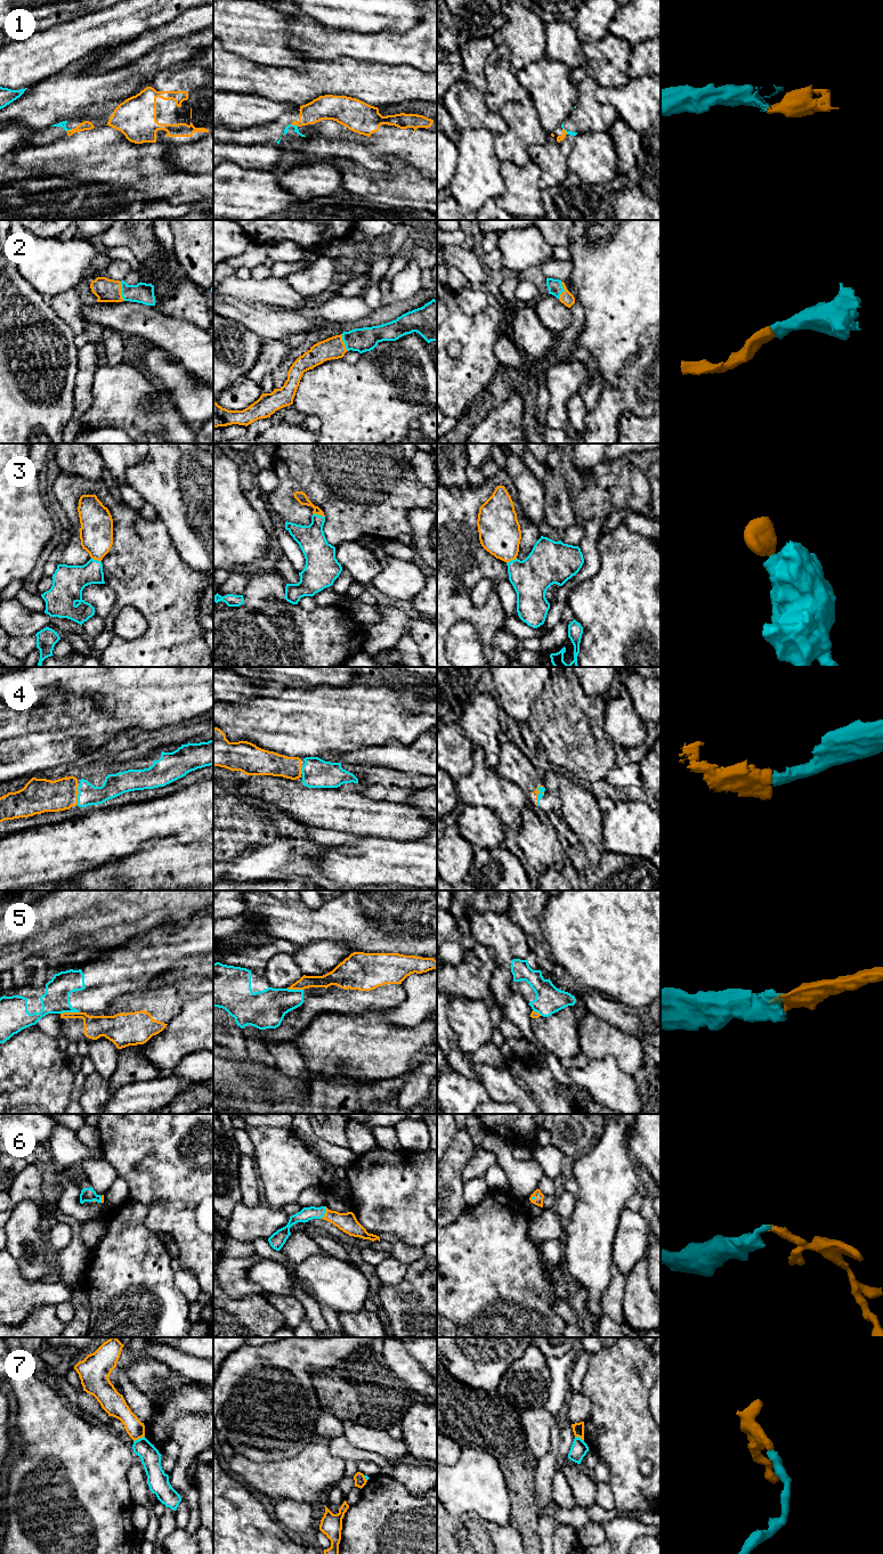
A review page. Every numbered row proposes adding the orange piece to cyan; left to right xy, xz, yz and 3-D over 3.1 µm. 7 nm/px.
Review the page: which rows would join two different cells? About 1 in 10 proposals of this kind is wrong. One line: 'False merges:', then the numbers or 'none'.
False merges: 5

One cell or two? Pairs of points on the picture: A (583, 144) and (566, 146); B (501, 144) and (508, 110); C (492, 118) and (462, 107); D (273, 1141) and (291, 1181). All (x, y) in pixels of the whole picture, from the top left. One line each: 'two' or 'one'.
A: two
B: one
C: one
D: one

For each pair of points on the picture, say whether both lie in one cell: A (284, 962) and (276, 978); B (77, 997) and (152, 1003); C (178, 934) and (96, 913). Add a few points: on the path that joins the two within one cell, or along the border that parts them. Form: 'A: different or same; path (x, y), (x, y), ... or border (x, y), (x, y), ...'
A: same; path (280, 967), (274, 969), (275, 974)
B: different; border (120, 994), (102, 1010), (87, 1013)
C: different; border (180, 921), (165, 921), (156, 925), (150, 932)

